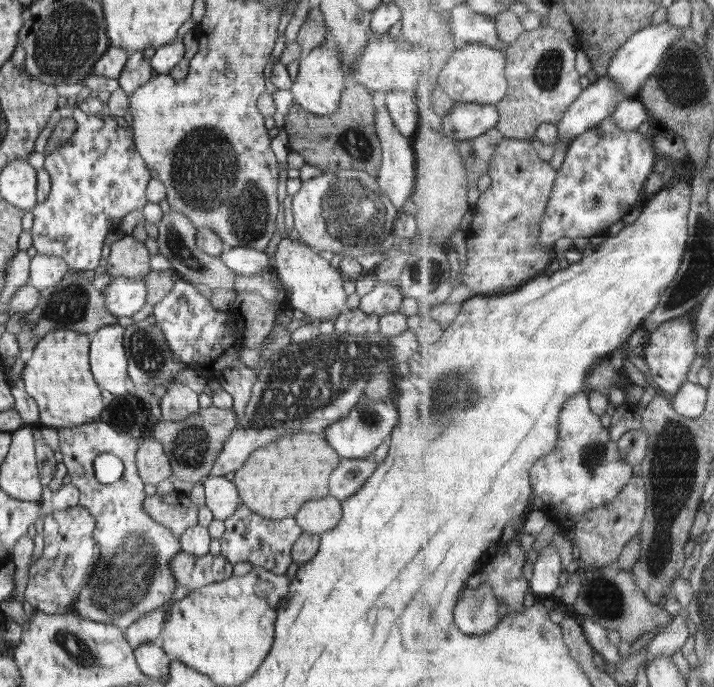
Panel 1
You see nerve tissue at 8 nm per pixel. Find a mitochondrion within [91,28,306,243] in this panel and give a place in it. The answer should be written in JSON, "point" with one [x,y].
{"point":[199,165]}

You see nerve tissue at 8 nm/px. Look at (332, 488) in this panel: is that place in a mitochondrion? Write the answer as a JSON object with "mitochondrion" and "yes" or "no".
{"mitochondrion":"no"}

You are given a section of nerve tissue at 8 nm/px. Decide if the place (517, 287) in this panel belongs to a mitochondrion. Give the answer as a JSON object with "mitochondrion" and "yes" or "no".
{"mitochondrion":"no"}

